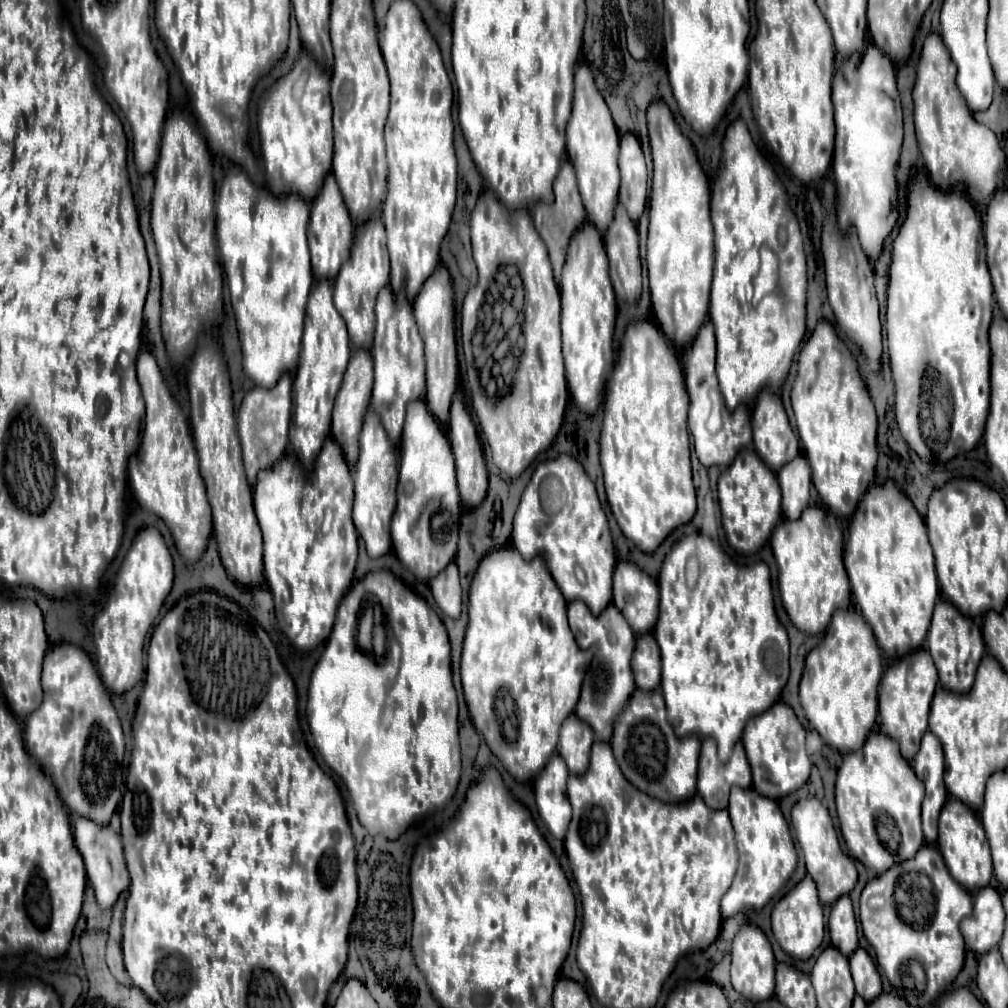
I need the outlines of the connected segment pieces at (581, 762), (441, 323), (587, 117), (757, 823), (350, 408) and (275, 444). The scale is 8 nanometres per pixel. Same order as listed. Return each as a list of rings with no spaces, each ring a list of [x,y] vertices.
[[[570,715],[570,719],[562,723],[558,753],[566,761],[570,773],[586,771],[592,743],[594,743],[594,731],[586,721],[580,721],[576,715]]]
[[[438,265],[434,275],[422,285],[418,299],[414,299],[414,317],[420,335],[426,343],[426,403],[434,417],[444,423],[448,419],[448,409],[452,395],[458,387],[458,355],[456,355],[456,327],[454,327],[454,287],[450,271]]]
[[[578,61],[578,71],[574,71],[574,101],[572,117],[566,127],[566,153],[574,163],[578,175],[580,195],[588,213],[588,219],[598,231],[606,231],[614,217],[614,207],[618,201],[620,171],[618,171],[618,129],[614,127],[610,109],[602,99],[598,87],[594,87],[594,77],[586,61]]]
[[[732,787],[730,791],[730,819],[736,831],[736,845],[738,845],[738,871],[726,895],[722,897],[722,915],[730,917],[740,909],[754,907],[762,909],[790,879],[792,871],[796,869],[796,849],[792,835],[788,831],[788,823],[774,799],[760,797],[752,787]]]
[[[352,351],[342,387],[338,391],[338,399],[334,403],[334,415],[332,415],[332,437],[338,441],[338,445],[344,451],[344,457],[350,467],[354,467],[358,459],[358,433],[362,429],[362,419],[366,413],[366,407],[370,403],[370,391],[372,391],[372,371],[374,361],[370,359],[370,351]]]
[[[282,373],[278,383],[270,389],[254,387],[244,395],[244,401],[238,411],[238,433],[242,443],[244,467],[250,483],[256,483],[256,475],[262,469],[274,465],[286,451],[288,429],[290,429],[290,407],[292,407],[292,375]]]

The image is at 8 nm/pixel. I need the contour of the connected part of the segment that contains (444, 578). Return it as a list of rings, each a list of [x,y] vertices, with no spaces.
[[[450,563],[442,575],[436,575],[430,579],[430,589],[434,595],[434,601],[438,607],[452,619],[460,617],[460,603],[462,603],[462,589],[458,581],[458,567],[456,563]]]

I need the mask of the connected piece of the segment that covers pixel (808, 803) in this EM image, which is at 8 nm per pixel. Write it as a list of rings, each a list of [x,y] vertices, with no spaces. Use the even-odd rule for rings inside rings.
[[[814,797],[800,799],[792,807],[792,825],[794,825],[794,831],[796,831],[796,839],[798,839],[798,843],[804,851],[806,869],[812,875],[812,879],[816,881],[820,903],[832,905],[840,895],[846,895],[854,889],[858,873],[856,873],[856,867],[854,867],[852,859],[846,857],[844,851],[840,849],[838,835],[836,835],[836,829],[832,825],[832,819],[830,819],[830,813],[828,813],[826,805],[818,799],[814,799]]]

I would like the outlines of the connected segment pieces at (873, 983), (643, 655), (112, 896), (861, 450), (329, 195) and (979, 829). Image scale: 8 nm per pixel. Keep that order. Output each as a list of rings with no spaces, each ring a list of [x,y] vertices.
[[[858,947],[850,955],[850,969],[852,969],[854,983],[856,983],[856,993],[862,995],[864,1001],[872,1001],[874,997],[880,995],[880,991],[882,991],[880,973],[866,949]]]
[[[642,635],[642,639],[636,641],[636,649],[632,655],[632,671],[636,685],[644,691],[652,691],[658,687],[658,675],[660,675],[660,655],[658,655],[658,643],[654,643],[652,635]]]
[[[74,813],[70,817],[72,817],[72,827],[74,827],[74,841],[84,859],[86,875],[96,891],[96,899],[100,907],[104,909],[112,907],[118,895],[130,885],[130,877],[128,877],[124,853],[122,853],[120,833],[112,827],[112,823],[108,823],[106,827],[98,827],[98,823],[90,823],[90,819],[78,819],[78,815]]]
[[[820,319],[798,357],[798,375],[792,385],[796,429],[804,443],[804,455],[812,467],[812,479],[824,505],[842,517],[850,517],[874,481],[876,469],[876,409],[868,387],[860,377],[858,361],[838,337],[830,321]]]
[[[334,173],[326,175],[326,183],[322,183],[322,191],[318,191],[318,199],[312,199],[310,207],[310,225],[308,225],[308,245],[312,255],[312,271],[316,279],[334,279],[342,267],[342,263],[350,255],[354,235],[354,223],[350,219],[350,211],[346,211],[346,203],[342,203],[342,193],[338,191],[338,183],[334,183]]]
[[[950,797],[942,811],[940,811],[940,823],[938,823],[938,849],[946,861],[946,867],[950,875],[968,891],[986,887],[992,879],[992,855],[990,855],[990,843],[986,839],[984,825],[976,811],[970,811],[964,803],[958,803],[958,799]]]

